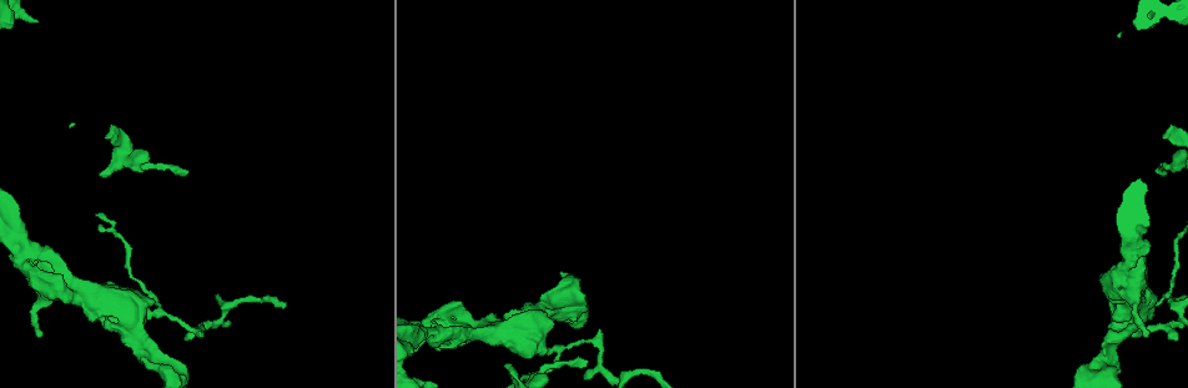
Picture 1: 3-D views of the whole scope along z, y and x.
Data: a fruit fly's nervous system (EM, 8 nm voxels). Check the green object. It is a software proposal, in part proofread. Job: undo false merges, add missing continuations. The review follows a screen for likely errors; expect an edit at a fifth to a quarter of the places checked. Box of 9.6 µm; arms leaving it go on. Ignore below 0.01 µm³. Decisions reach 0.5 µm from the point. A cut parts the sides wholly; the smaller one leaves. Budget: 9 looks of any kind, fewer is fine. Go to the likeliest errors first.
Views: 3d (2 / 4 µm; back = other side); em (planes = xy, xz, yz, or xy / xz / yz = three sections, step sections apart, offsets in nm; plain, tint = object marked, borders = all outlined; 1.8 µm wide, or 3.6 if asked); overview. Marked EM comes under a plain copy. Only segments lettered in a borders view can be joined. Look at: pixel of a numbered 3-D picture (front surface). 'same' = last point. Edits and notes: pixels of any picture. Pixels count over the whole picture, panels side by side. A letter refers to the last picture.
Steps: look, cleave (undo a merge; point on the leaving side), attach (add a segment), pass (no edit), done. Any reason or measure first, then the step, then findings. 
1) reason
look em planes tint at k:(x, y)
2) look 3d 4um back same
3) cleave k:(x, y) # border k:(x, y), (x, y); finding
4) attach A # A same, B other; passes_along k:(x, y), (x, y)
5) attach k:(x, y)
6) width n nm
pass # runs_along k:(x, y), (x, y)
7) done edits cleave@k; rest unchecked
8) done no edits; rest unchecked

a narrow waist
look em planes borders at 1:(437, 336)

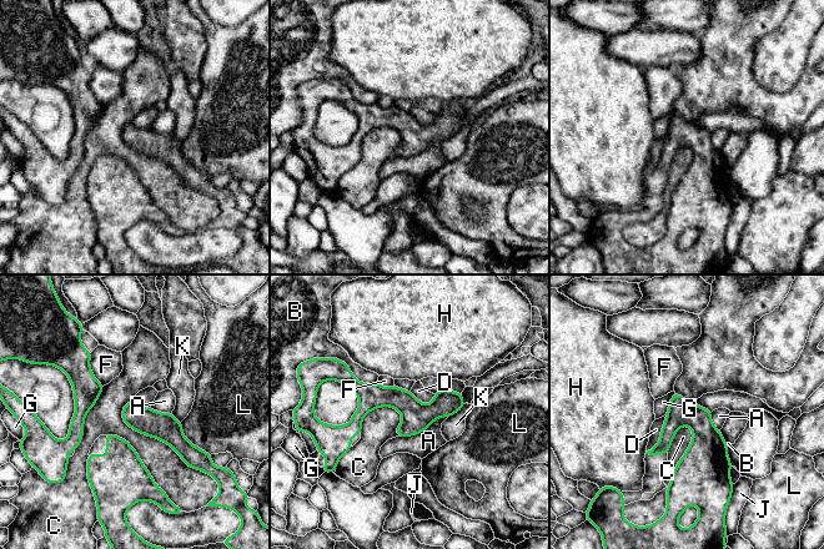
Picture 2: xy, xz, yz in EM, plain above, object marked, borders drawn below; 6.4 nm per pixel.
width 170 nm
pass # A other, B other, C other, D other, F other, G other, H other, J other, K other, L other; continuous, no second neuron

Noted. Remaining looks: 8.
branch stops here
look 3d 2um at 1:(504, 366)

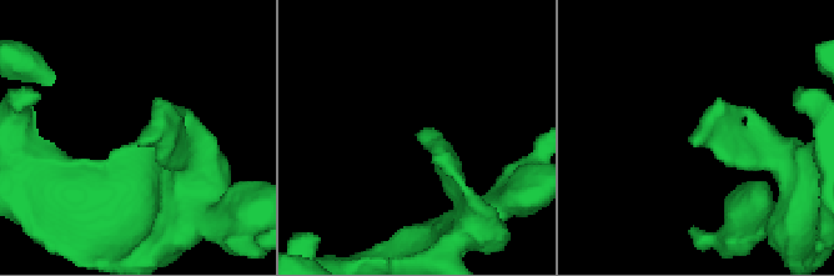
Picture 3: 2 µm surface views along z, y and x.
shape alone is not enough
look em xz step 4 borders at 3:(142, 139)

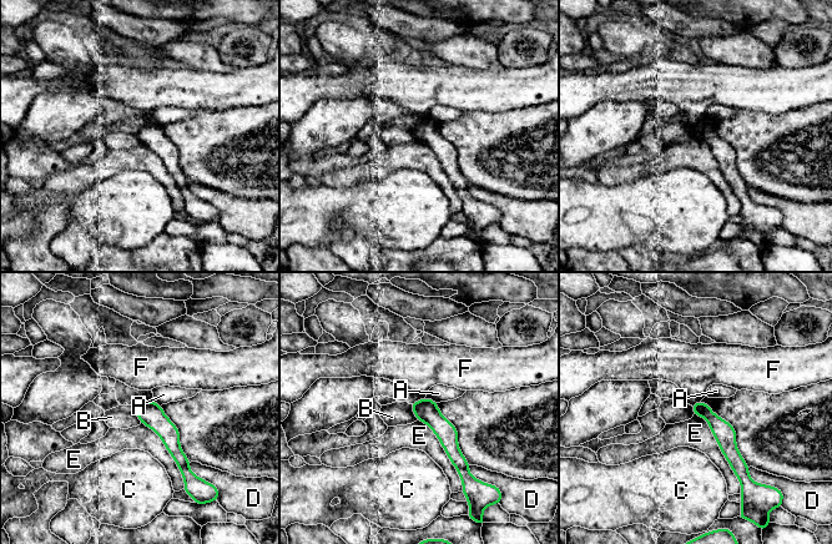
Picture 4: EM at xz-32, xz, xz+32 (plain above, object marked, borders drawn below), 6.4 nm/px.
cut it another way
look em planes borders same

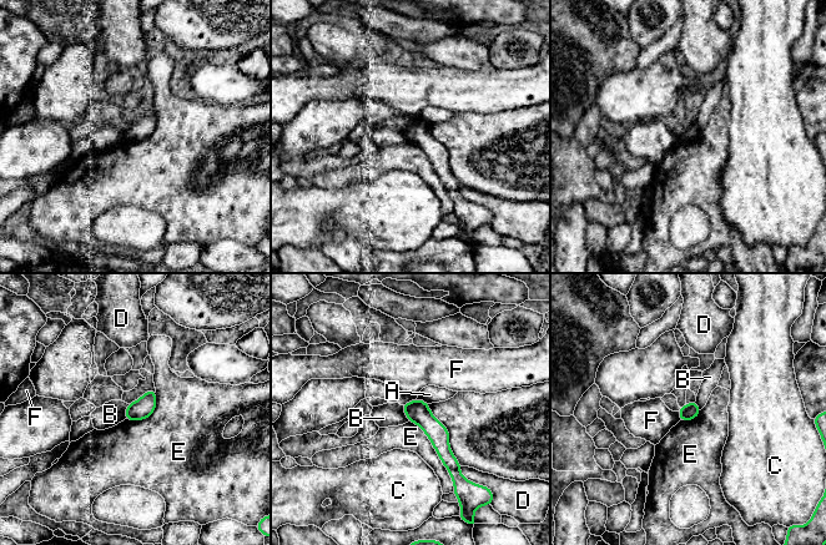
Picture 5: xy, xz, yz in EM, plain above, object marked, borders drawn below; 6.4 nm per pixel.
pass # A other, B other, C other, D other, E other, F other; runs_along 5:(407, 407), (438, 434), (453, 474); no lettered segment goes on from it

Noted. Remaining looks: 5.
sharp bend
look em 3.6um planes borders at 1:(523, 324)

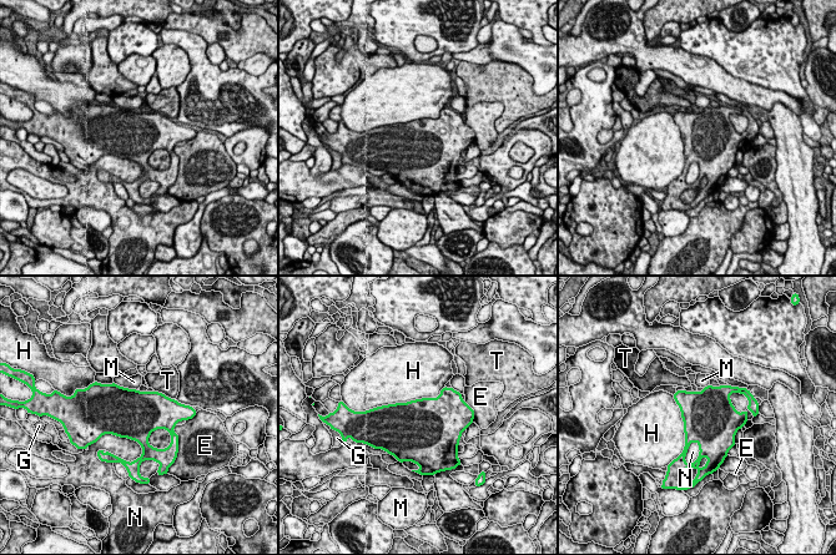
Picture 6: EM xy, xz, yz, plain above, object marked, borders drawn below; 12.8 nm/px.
width 650 nm
pass # E other, G other, H other, M other, N other, T other; border 6:(444, 386), (437, 397), (376, 408); all the same neuron

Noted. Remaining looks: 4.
abrupt turn
look 3d 4um at 1:(165, 375)

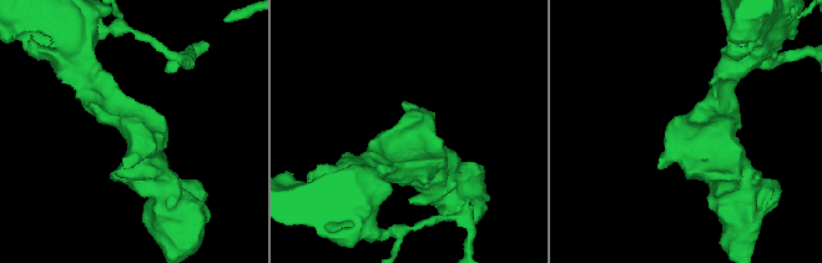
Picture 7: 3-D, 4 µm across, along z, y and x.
look em xy step 4 borders at 7:(688, 129)

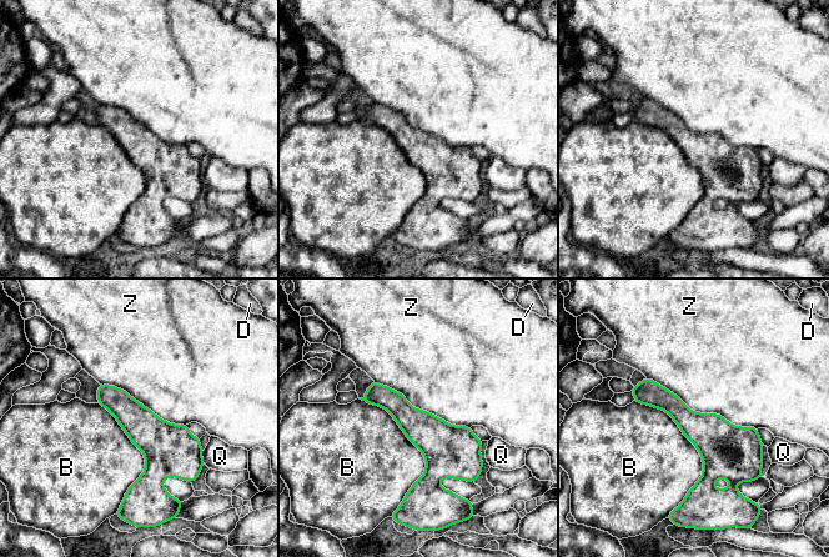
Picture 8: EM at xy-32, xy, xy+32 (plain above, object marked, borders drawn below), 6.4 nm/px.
pass # B other, D other, Q other, Z other; border 8:(647, 377), (693, 411), (757, 428); all the same neuron

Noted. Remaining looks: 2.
done no edits; rest unchecked

